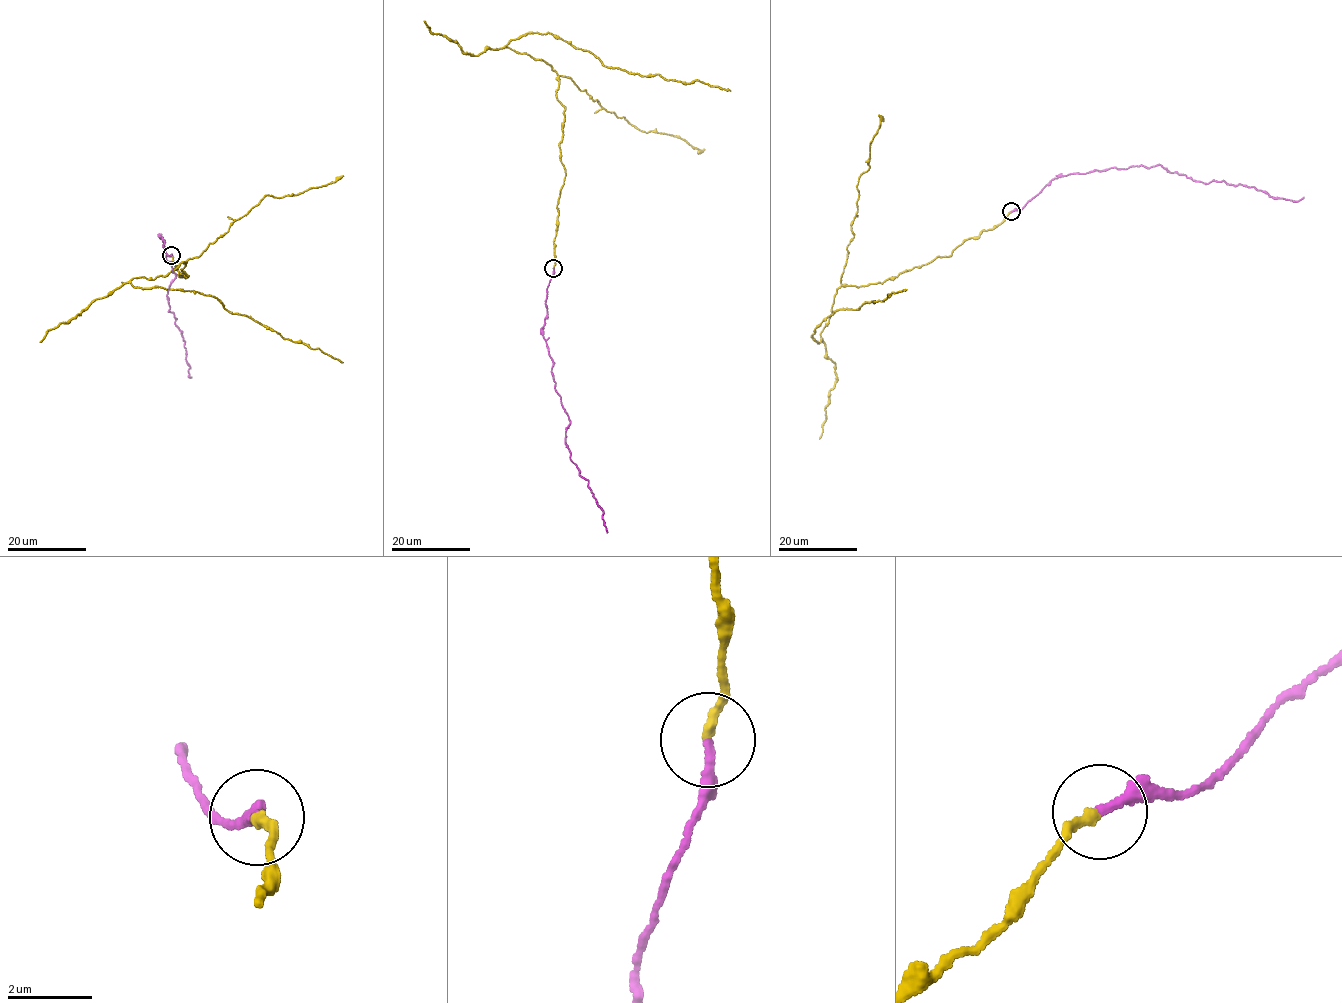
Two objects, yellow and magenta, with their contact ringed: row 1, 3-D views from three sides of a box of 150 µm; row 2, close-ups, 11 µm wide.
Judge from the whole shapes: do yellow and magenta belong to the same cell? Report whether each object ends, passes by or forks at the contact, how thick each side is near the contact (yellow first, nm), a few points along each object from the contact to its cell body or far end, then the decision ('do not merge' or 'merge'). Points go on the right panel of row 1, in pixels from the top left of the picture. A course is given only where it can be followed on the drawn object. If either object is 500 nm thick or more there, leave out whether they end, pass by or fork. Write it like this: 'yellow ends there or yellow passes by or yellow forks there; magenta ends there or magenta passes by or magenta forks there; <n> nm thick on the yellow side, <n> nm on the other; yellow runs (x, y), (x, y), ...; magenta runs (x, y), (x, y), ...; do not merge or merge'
yellow ends there; magenta ends there; 220 nm thick on the yellow side, 240 nm on the other; yellow runs (1011, 211), (950, 255), (882, 283), (841, 285), (821, 340), (813, 338), (835, 310), (857, 310), (907, 289); magenta runs (1011, 211), (1057, 177), (1133, 165), (1159, 165), (1196, 181), (1244, 185), (1279, 199), (1304, 197); merge

